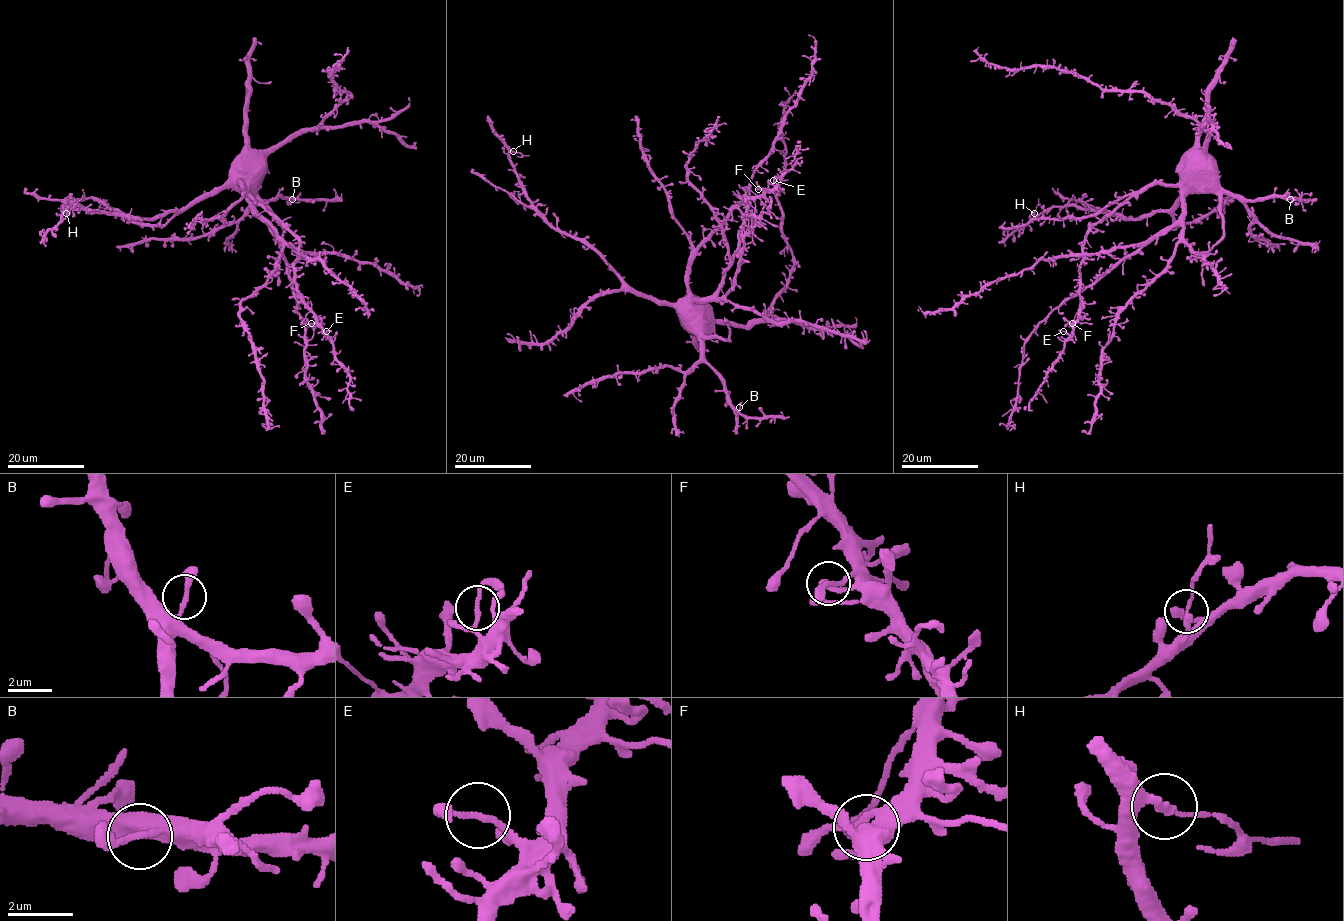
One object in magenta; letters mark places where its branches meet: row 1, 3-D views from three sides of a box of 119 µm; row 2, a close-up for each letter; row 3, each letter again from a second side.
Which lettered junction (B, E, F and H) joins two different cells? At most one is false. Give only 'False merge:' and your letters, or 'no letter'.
False merge: H

